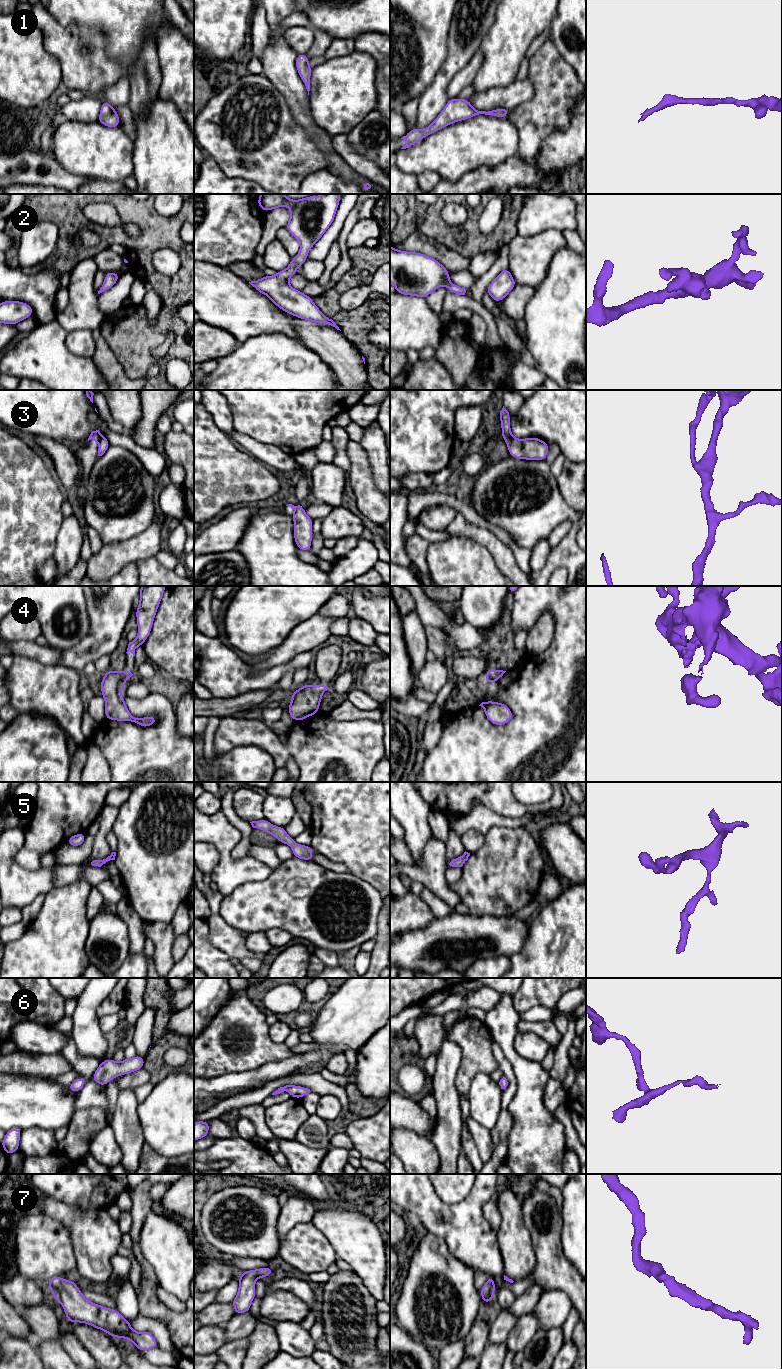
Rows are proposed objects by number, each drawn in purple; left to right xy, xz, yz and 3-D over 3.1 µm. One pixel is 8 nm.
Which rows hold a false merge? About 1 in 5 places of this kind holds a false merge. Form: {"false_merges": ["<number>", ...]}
{"false_merges": ["3"]}

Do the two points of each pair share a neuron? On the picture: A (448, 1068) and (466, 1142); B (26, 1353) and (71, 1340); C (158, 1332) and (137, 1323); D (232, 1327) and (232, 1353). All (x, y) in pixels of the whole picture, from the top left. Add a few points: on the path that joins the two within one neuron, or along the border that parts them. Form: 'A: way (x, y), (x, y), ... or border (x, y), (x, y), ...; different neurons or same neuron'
A: border (459, 1101), (462, 1148); different neurons
B: border (16, 1337), (28, 1339), (41, 1358); different neurons
C: way (153, 1327), (150, 1324), (142, 1324); same neuron
D: way (232, 1333), (232, 1347); same neuron

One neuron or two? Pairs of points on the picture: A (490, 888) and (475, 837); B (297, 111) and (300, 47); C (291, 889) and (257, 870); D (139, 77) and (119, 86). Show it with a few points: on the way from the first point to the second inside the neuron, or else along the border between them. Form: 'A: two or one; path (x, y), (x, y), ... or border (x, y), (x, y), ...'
A: two; border (485, 835), (483, 844), (470, 854)
B: two; border (284, 33), (284, 39), (297, 54)
C: two; border (273, 870), (262, 880), (246, 882)
D: two; border (126, 77), (129, 83), (128, 104)

